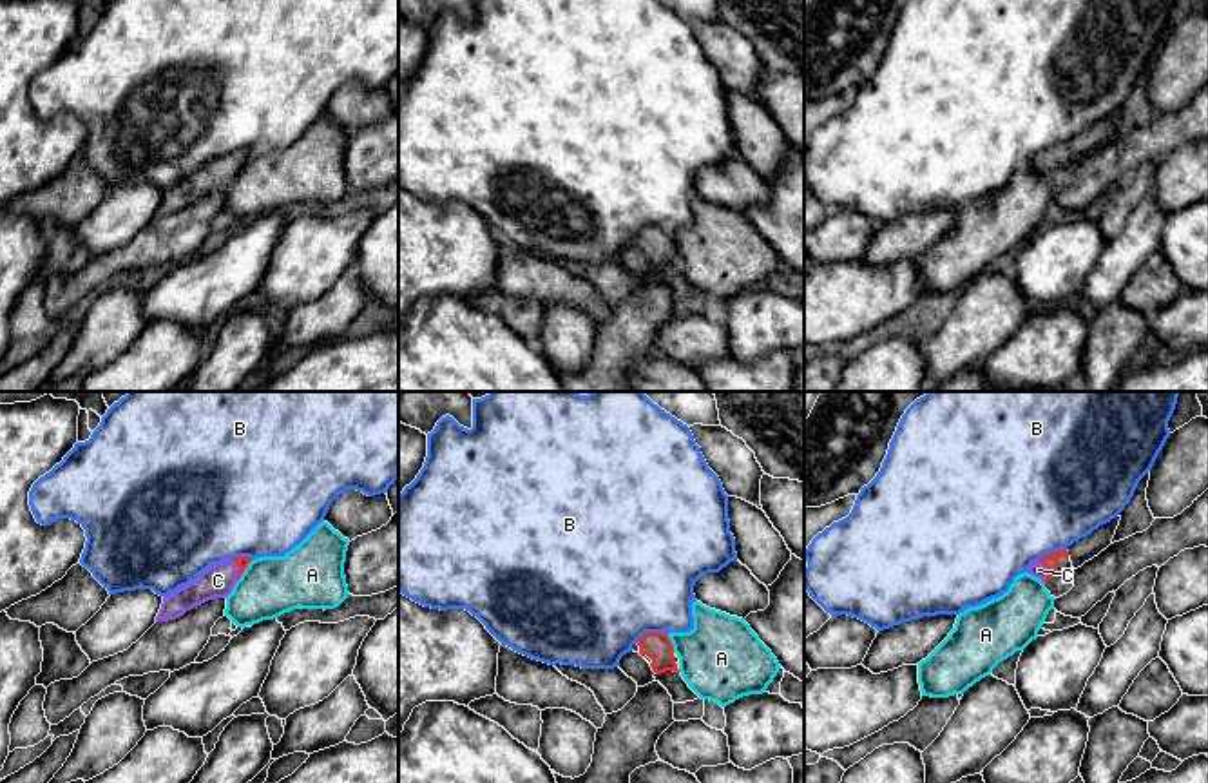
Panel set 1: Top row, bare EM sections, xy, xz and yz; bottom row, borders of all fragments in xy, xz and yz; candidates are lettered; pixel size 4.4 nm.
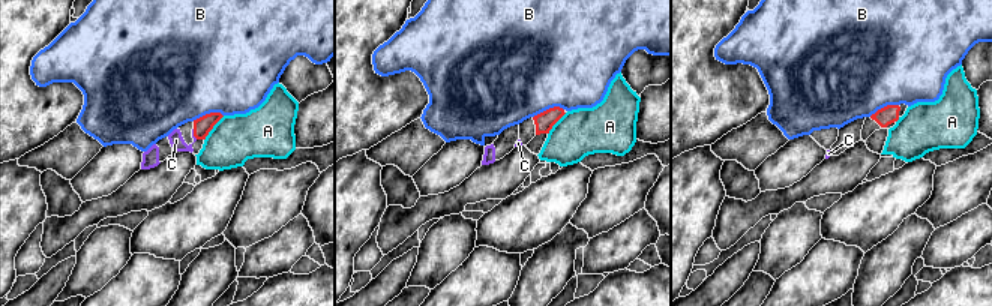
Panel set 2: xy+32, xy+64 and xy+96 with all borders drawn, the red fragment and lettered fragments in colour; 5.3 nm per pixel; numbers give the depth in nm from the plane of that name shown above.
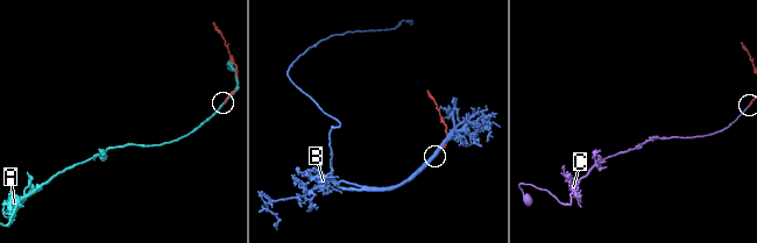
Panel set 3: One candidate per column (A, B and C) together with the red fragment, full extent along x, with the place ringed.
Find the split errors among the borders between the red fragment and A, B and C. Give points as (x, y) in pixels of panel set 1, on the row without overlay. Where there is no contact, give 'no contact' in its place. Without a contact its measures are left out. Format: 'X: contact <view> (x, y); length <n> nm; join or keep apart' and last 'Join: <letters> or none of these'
A: contact xy (243, 165); length 130 nm; keep apart
B: contact xz (651, 227); length 150 nm; keep apart
C: contact yz (1047, 165); length 100 nm; join
Join: C

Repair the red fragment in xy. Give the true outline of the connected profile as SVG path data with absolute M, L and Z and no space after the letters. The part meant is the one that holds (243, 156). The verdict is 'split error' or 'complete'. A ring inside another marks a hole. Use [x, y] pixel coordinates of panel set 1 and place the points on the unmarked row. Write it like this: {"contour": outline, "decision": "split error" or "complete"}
{"contour": "M235 150L210 160L188 179L163 190L156 216L176 214L212 192L226 192L252 154L250 150Z", "decision": "split error"}

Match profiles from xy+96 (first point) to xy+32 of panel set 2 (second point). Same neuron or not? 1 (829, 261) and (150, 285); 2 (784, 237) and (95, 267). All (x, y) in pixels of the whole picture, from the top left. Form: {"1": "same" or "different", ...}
{"1": "same", "2": "same"}

